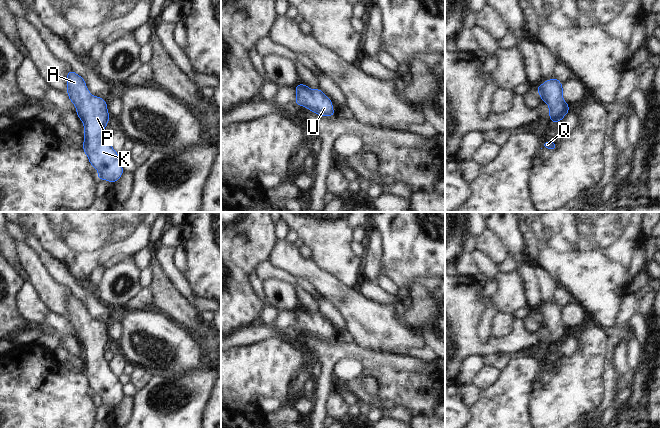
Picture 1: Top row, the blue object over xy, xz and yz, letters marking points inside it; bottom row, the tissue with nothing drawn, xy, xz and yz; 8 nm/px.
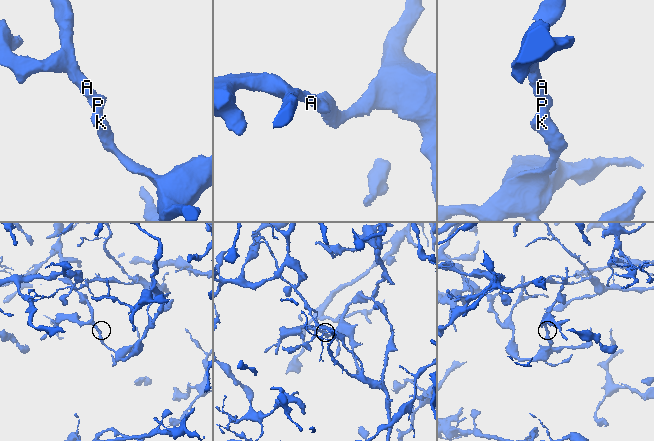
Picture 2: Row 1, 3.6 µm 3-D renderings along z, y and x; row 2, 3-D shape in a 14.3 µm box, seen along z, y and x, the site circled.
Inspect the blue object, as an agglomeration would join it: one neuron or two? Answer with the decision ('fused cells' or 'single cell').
single cell

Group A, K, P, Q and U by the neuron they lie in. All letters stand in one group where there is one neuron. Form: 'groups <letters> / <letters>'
groups A K P Q U

